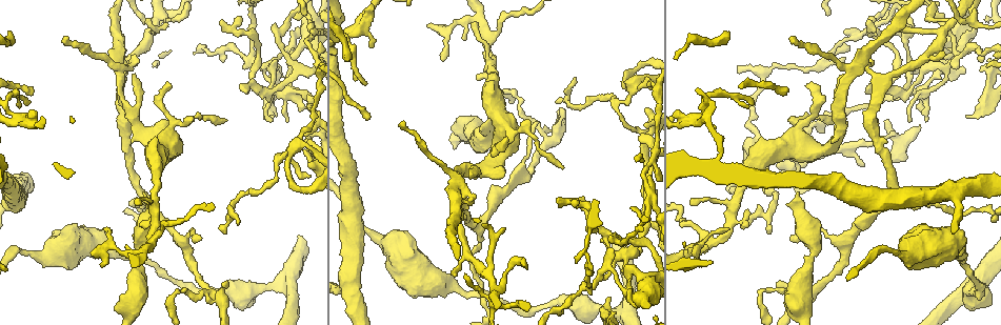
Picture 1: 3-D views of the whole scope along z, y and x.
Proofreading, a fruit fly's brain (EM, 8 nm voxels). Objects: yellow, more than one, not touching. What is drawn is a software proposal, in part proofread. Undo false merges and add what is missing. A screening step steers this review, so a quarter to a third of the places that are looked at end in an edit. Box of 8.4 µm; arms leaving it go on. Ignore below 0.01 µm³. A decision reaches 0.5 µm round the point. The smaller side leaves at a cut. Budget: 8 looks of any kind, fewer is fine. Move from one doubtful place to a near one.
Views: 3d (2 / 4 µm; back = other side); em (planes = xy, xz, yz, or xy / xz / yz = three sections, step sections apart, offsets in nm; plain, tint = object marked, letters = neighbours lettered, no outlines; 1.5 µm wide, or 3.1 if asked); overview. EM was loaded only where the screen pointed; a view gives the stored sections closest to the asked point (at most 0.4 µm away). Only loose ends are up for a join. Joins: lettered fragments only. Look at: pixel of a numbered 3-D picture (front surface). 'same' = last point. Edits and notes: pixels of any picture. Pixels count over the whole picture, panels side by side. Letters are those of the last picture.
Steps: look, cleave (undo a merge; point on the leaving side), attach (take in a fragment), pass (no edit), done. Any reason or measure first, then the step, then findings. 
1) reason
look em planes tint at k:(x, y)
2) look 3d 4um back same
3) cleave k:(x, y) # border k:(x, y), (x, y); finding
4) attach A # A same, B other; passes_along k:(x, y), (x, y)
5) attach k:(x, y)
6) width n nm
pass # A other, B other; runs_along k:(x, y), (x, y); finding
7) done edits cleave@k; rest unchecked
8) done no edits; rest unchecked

free end
look em planes letters at 1:(832, 124)

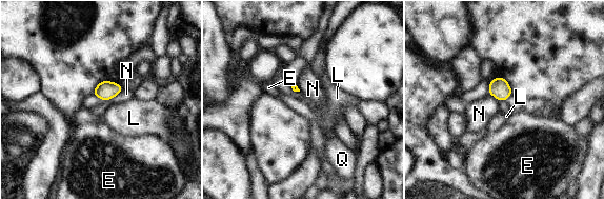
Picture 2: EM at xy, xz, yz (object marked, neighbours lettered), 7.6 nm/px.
pass # E other, L other, N other, Q other; border 2:(124, 88), (108, 100); no lettered fragment goes on from it

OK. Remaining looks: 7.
look em planes letters at 1:(768, 234)

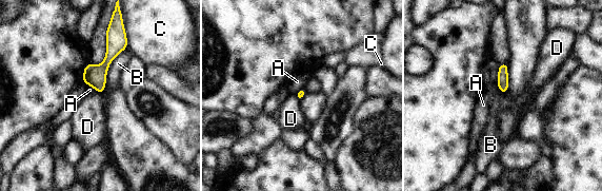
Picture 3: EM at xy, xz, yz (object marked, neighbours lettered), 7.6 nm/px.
pass # A other, B other, C other, D other; runs_along 3:(112, 31), (99, 90); no lettered fragment goes on from it

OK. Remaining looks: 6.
four or more arms meet
look 3d 4um back at 1:(813, 290)

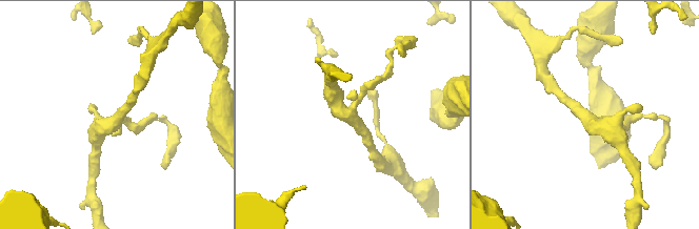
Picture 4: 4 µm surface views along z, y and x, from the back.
arms 4
look em xy step 4 letters at 4:(353, 117)

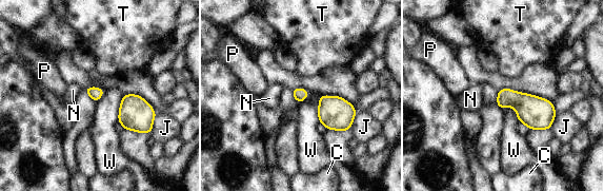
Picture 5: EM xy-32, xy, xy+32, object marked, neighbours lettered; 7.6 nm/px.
cut it another way
look em planes letters same

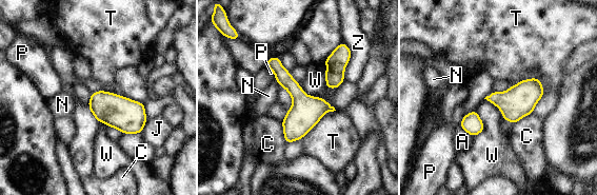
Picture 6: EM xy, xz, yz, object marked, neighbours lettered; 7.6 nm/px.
pass # A other, C other, J other, N other, P other, T other, W other, Z other; continuous, no second neuron

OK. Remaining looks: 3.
done no edits; rest unchecked

